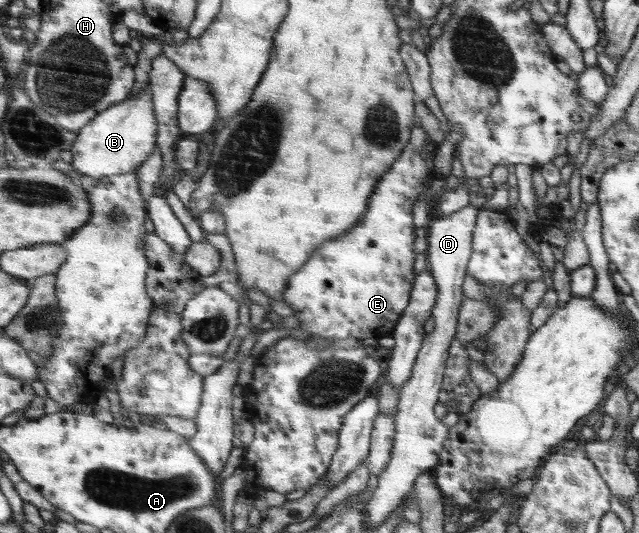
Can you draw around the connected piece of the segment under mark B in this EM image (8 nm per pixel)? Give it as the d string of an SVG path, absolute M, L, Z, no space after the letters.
M148 85L134 95L134 98L126 98L98 115L86 129L80 131L72 149L74 169L83 175L101 179L127 174L140 167L156 147L158 125L153 106L152 91Z

